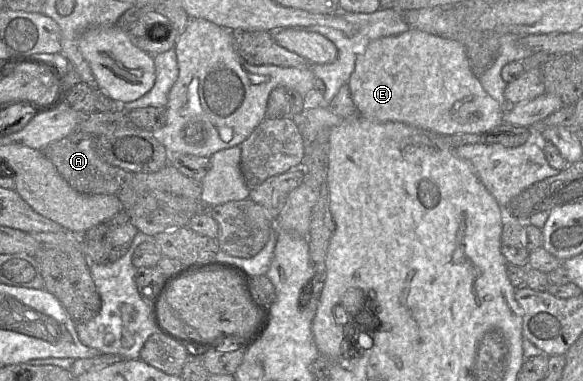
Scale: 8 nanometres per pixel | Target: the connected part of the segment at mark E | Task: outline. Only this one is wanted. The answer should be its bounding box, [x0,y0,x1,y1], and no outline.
[348,28,504,136]

